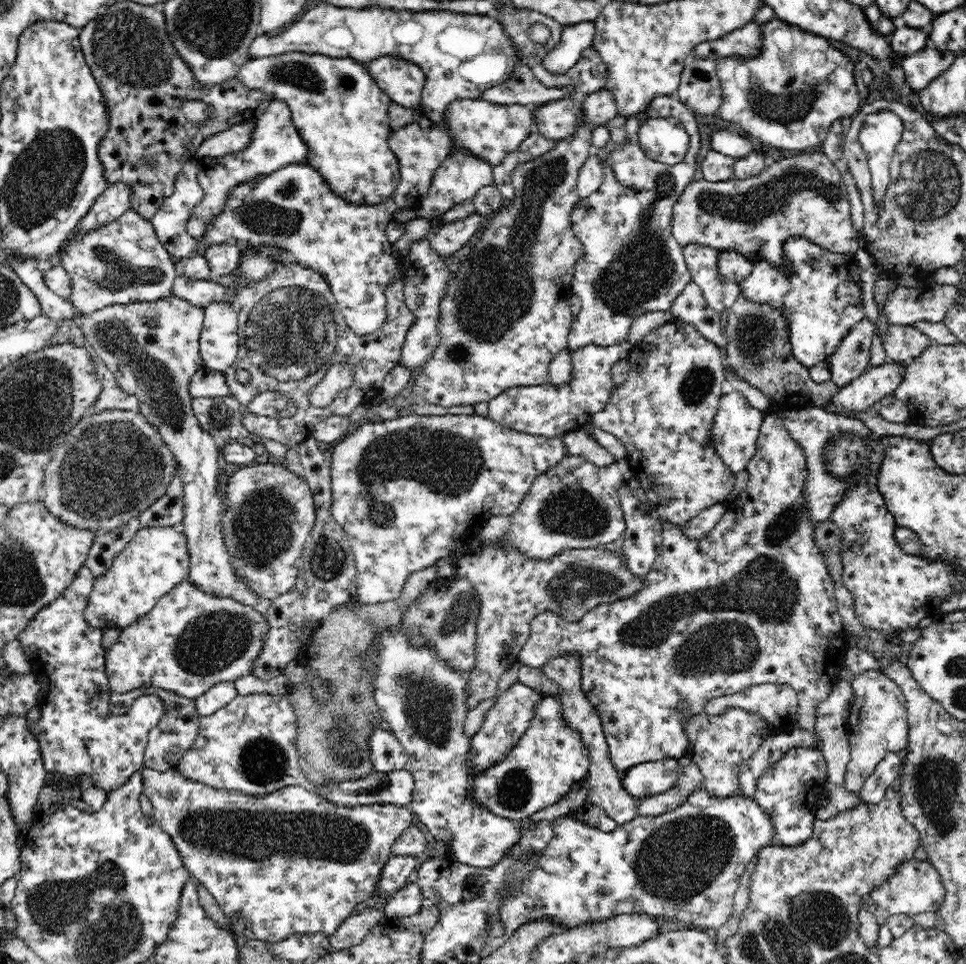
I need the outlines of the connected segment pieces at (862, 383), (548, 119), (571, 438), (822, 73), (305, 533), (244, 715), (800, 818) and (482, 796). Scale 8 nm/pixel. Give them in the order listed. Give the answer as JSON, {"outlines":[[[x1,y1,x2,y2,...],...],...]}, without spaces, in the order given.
{"outlines":[[[900,364,869,367,848,386,840,387,830,405,820,407,840,417,848,417,850,411,867,411,869,407,876,407,881,398,893,394,905,373,906,366]],[[570,96,538,106,533,110,537,132,556,141,572,135,581,122,581,101]],[[572,430,561,437,570,456,583,456,596,466,608,466,614,462,615,453,607,451,598,444,585,430]],[[772,19,762,24,761,51,744,59,728,56,717,62,717,77,721,82,722,101,718,118,732,120,740,130,756,136,764,146,780,150,802,151,822,148,829,128,836,120,848,118,859,110,866,101,861,94,858,70,850,58,828,43,827,38,802,30,800,27]],[[253,463,247,465,247,467,234,471,234,474,232,474,232,477,230,477,230,479,228,480,228,484,226,484,226,492,224,492,225,514,224,518,221,520,221,525,225,540,225,546,228,549,230,556,230,564,236,570,235,575,237,577,240,577,241,580,244,581,245,584,253,590,254,593,257,593,258,596,264,598,264,600,274,601,275,598,278,598,280,596,280,594,287,593,292,588,294,588,294,584,296,584,298,568,302,563,302,553,305,549,308,538,311,536,312,526,315,525,316,516,312,495,313,494,310,491,310,487,308,487,308,483,306,483,304,478,298,477,292,472,288,472,288,470,286,470,284,466,280,466,280,464,258,464,258,466,256,466]],[[265,692,237,695,214,714,201,716,198,737,177,763,177,771,192,782,251,797,298,785,301,764,296,747,297,719,289,698]],[[818,746,812,747,797,747,791,749,783,758,776,762,775,765,770,765,764,770,763,775,759,779,753,799,771,816,773,825,776,829,774,844,782,846,799,846,802,842,806,842,812,836,812,828,814,818,816,817,816,803,818,798,825,791,827,778,827,763,821,754]],[[544,695,544,698,534,707,532,723,517,741,516,747,502,758,501,762,477,774,471,792,477,804,483,805,492,814,508,818,510,821,524,821,524,818,531,818,535,812,547,809,548,806,563,800,576,784,583,781,589,769,589,751,585,742,581,740,581,735,566,725,561,716,561,709,561,701,558,701,555,695]]]}

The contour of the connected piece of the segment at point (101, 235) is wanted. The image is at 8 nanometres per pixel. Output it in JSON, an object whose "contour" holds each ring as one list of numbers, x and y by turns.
{"contour":[[132,209,96,230,77,232,65,246,61,267,72,278,70,302,78,317,106,306,153,302,171,295,177,278,174,260,158,239,152,223]]}

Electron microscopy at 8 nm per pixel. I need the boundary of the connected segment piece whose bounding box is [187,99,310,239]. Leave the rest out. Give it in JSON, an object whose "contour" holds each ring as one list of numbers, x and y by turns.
{"contour":[[273,99,268,108,254,121,253,134,250,142,243,151,212,158,196,158,197,181,205,195,194,207,187,222,187,231,190,236,202,239,202,235,213,221,214,216,220,212,229,196,229,191,240,183,249,183,255,178,269,175,272,171,280,170,289,163,304,163,310,151,307,143,300,137,298,128,292,122,292,113,286,103]]}

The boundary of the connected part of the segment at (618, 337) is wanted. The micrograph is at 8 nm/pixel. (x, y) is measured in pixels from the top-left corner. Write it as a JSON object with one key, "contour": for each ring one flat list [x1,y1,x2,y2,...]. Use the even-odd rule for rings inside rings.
{"contour":[[659,95,651,100,649,110,652,117,675,118,688,133,688,150,682,162,665,165,647,157,639,143,638,117,627,117,627,139,623,145,616,147,603,160,604,182,600,188,588,197,581,197,570,215,571,229,582,244,582,257,577,260,573,272,572,292,581,301,581,310,572,321,568,336,567,348,570,351,588,345,614,346,628,340,627,334,632,321,648,312,671,311,674,300,691,283,683,247,672,234,672,212,675,202,683,190,694,182,694,170,698,166,700,150,700,130,696,125,691,109,682,101]]}

